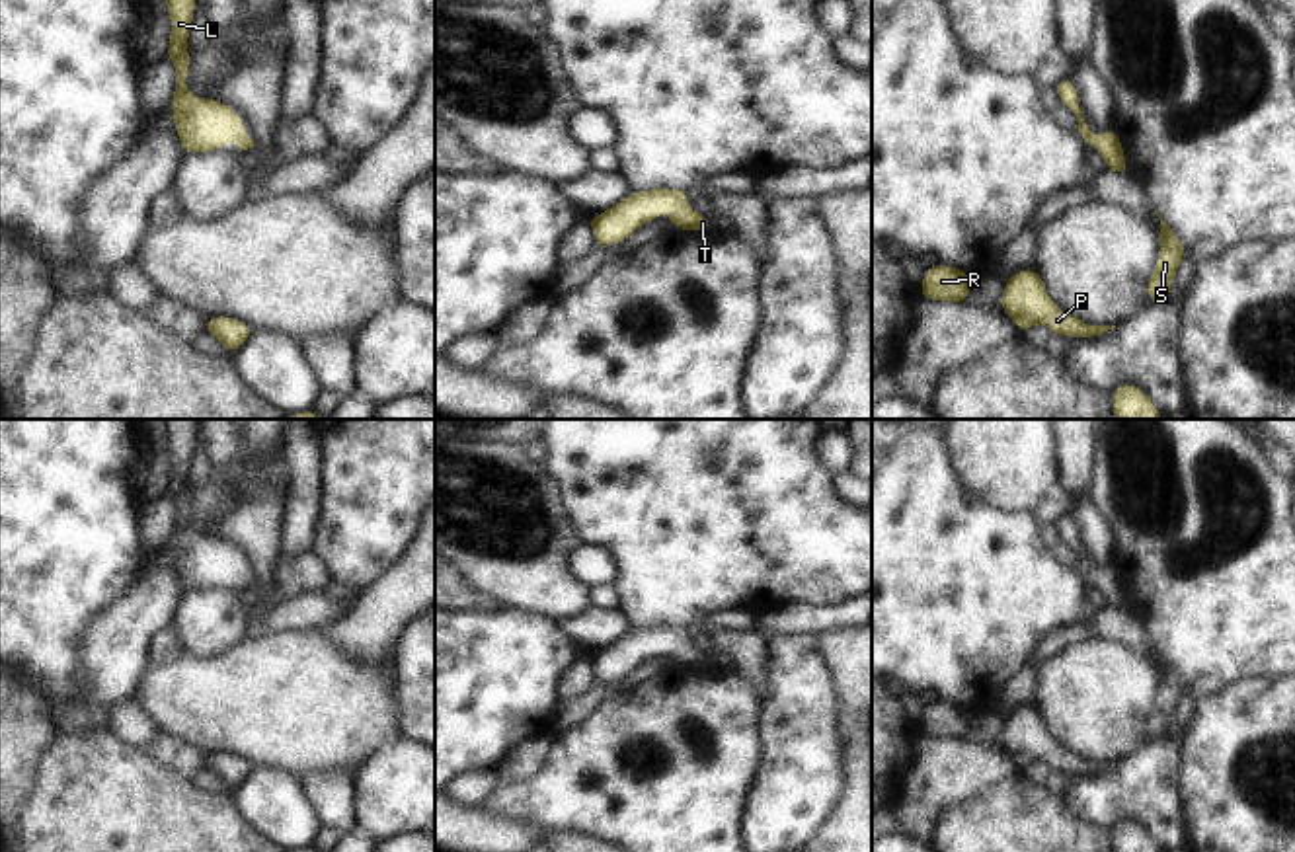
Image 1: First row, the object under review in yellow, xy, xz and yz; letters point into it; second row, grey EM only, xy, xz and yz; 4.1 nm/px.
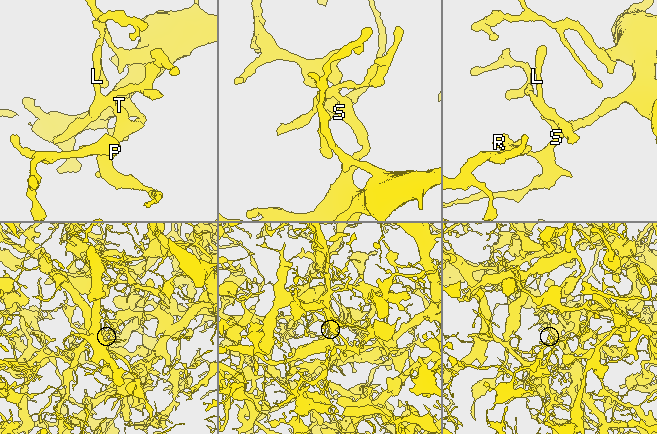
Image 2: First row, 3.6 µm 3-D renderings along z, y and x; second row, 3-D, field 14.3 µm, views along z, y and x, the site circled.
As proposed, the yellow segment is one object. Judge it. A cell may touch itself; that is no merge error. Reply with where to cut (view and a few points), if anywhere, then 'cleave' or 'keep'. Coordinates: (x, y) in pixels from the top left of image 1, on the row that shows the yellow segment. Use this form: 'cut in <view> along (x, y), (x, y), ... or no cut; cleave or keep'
no cut; keep

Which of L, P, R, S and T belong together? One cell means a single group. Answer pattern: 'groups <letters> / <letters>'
groups L P R S T

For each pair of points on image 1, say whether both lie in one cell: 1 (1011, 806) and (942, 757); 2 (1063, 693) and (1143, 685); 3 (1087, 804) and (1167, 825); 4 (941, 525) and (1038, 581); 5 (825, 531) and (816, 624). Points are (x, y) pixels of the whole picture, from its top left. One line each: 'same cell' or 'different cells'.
1: different cells
2: same cell
3: same cell
4: same cell
5: different cells

